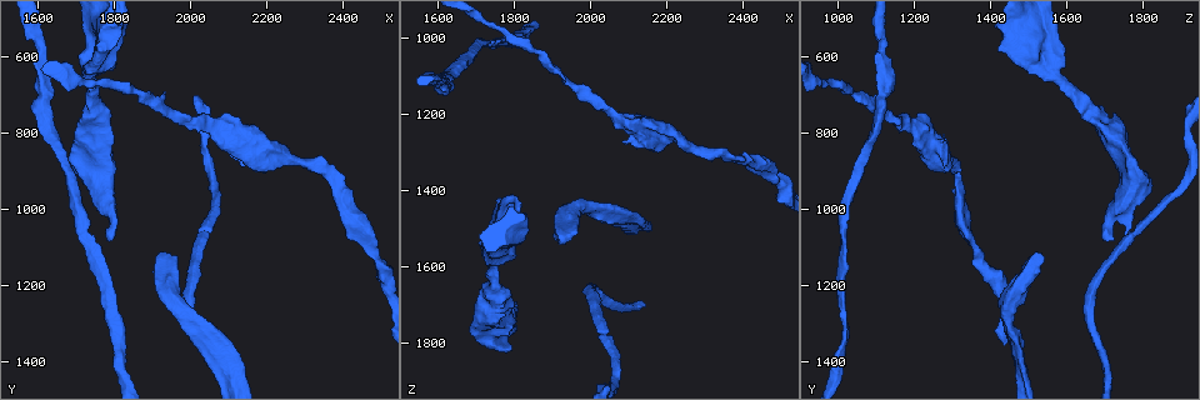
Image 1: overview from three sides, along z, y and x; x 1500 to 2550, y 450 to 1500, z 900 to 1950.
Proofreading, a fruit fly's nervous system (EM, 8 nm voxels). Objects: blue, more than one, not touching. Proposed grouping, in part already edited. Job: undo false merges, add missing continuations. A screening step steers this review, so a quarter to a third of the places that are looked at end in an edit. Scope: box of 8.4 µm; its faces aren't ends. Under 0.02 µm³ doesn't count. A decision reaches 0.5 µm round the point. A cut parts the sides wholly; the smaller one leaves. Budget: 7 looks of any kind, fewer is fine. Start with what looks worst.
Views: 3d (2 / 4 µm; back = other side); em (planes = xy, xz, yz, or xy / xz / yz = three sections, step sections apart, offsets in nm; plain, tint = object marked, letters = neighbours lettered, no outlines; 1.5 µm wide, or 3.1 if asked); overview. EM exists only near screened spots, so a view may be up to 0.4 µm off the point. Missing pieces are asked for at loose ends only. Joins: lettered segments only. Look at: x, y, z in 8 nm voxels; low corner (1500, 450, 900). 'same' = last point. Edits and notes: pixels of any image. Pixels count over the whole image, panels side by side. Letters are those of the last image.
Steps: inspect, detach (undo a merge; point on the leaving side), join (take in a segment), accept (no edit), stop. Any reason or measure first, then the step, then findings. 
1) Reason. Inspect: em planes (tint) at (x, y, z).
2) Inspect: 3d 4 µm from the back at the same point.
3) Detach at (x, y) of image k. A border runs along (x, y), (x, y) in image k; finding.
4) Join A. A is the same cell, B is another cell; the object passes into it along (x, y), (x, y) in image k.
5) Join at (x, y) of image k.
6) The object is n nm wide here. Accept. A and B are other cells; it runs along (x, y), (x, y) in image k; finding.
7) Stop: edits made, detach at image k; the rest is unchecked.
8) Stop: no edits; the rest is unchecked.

Free end. Inspect: 3d 4 µm at (1915, 1115, 1525).

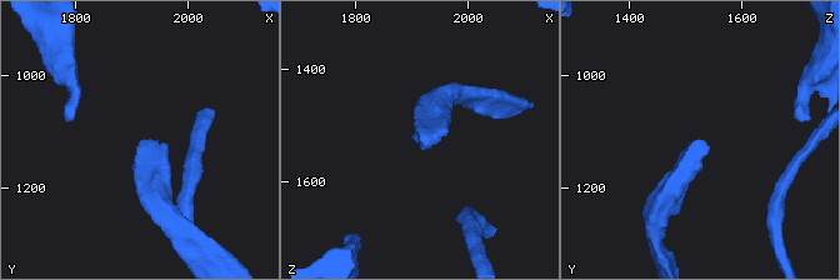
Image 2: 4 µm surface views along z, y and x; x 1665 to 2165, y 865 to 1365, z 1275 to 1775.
Inspect: em planes (letters) at (1915, 1110, 1525).

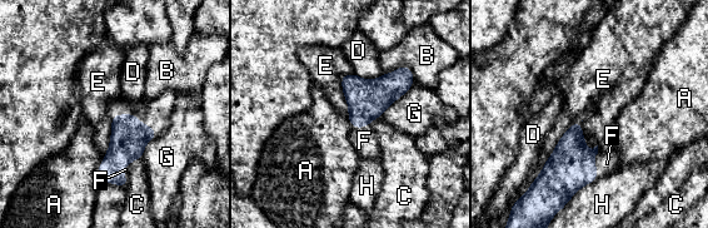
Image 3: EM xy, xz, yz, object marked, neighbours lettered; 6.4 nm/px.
Join F. F is the same cell, A, B, C, D, E, G and H are other cells; the object passes into it along (571, 165), (594, 164), (607, 163) in image 3; the neuron continues.

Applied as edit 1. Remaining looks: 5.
Inspect: overview.

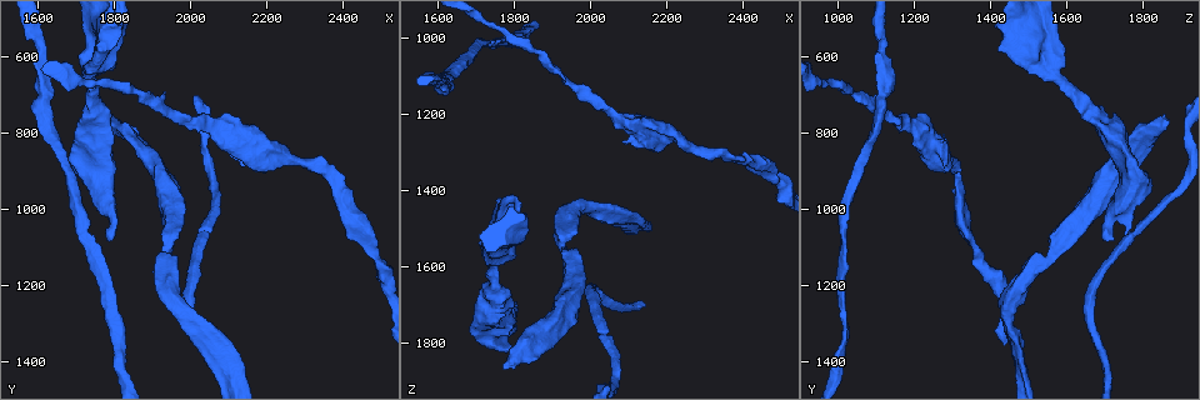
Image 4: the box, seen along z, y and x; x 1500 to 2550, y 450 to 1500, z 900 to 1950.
A fork. Inspect: em xz step 8 (letters) at (2155, 845, 1240).

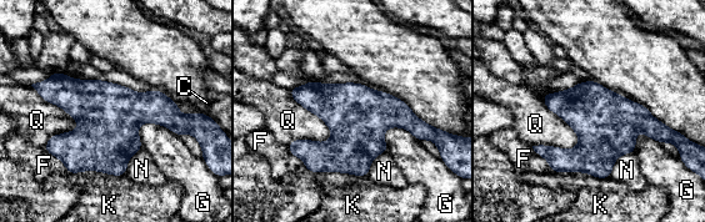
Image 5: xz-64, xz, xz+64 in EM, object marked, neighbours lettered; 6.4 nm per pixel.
Cut it another way. Inspect: em planes (letters) at the same point.

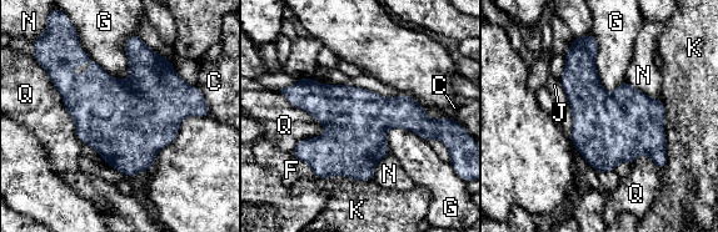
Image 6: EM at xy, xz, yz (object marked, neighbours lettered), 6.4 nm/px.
Accept. C, F, G, J, K, N and Q are other cells; a border runs along (591, 33), (597, 76), (608, 95) in image 6; all the same neuron.

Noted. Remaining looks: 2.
Narrows sharply. Inspect: em xy step 8 (tint) at (1595, 560, 1115).

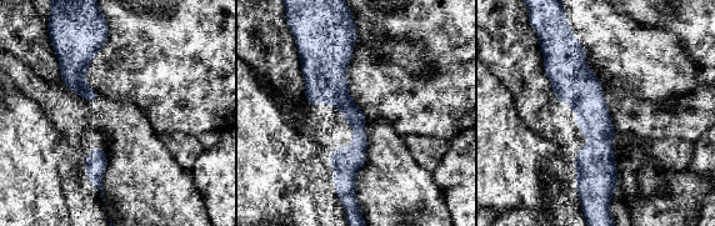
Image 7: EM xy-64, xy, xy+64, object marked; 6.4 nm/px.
Another direction. Inspect: em planes (letters) at the same point.

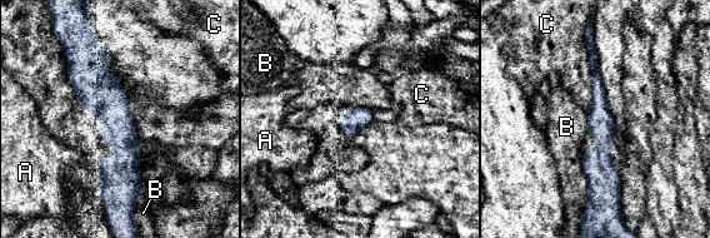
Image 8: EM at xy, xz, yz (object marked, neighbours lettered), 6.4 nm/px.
Accept. A, B and C are other cells; it runs along (89, 45), (120, 132), (109, 194) in image 8; one neuron here.

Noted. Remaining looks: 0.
Stop: edits made, join at image 3; the rest is unchecked.

